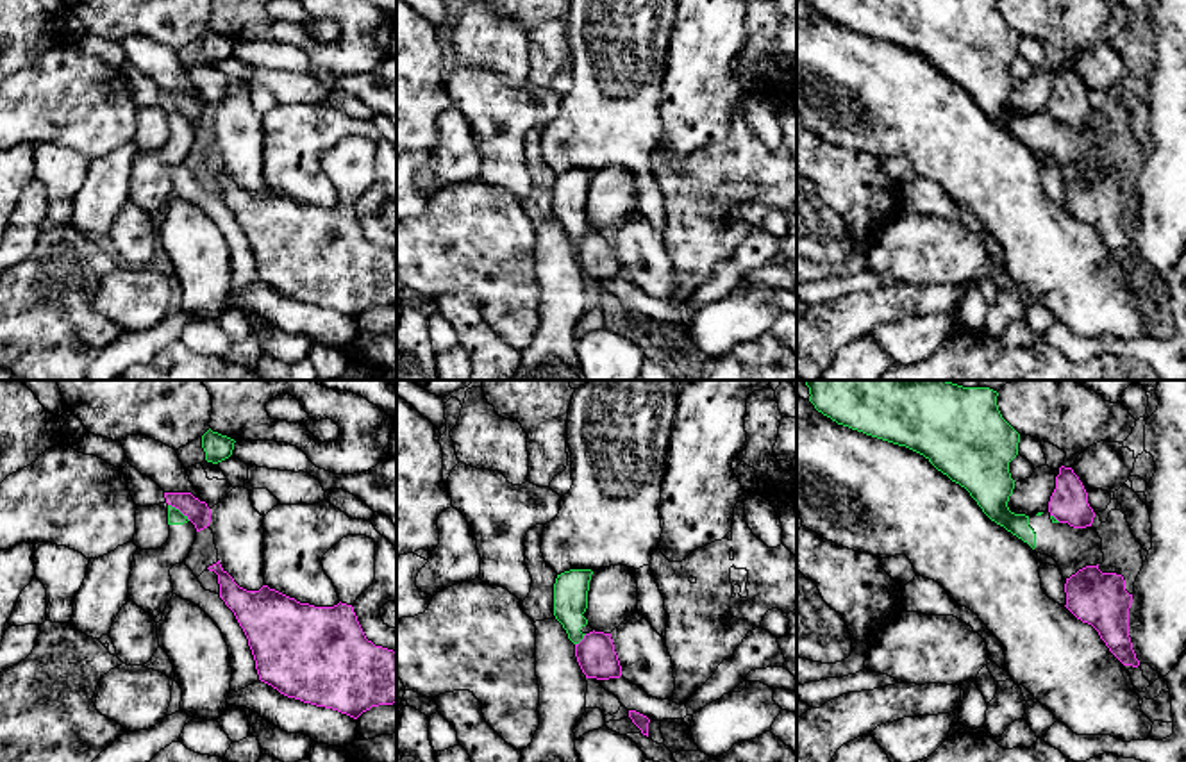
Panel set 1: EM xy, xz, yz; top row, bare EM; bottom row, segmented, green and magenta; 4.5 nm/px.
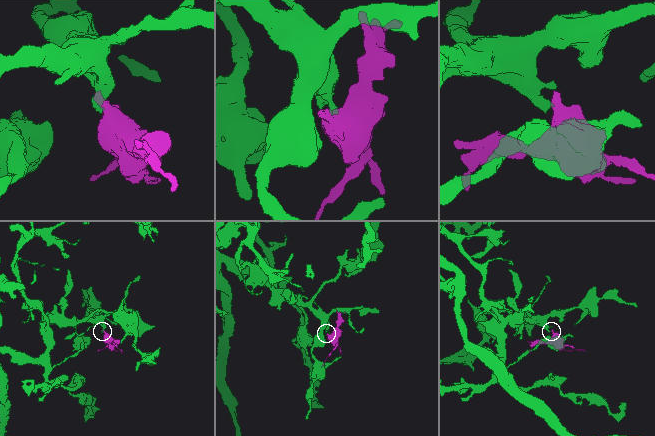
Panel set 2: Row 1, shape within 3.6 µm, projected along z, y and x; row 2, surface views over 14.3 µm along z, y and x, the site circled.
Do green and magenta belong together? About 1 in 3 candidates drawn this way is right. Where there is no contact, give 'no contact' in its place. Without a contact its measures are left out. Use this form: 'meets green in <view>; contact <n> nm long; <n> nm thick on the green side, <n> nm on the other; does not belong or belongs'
meets green in xy; contact 130 nm long; 70 nm thick on the green side, 100 nm on the other; does not belong

